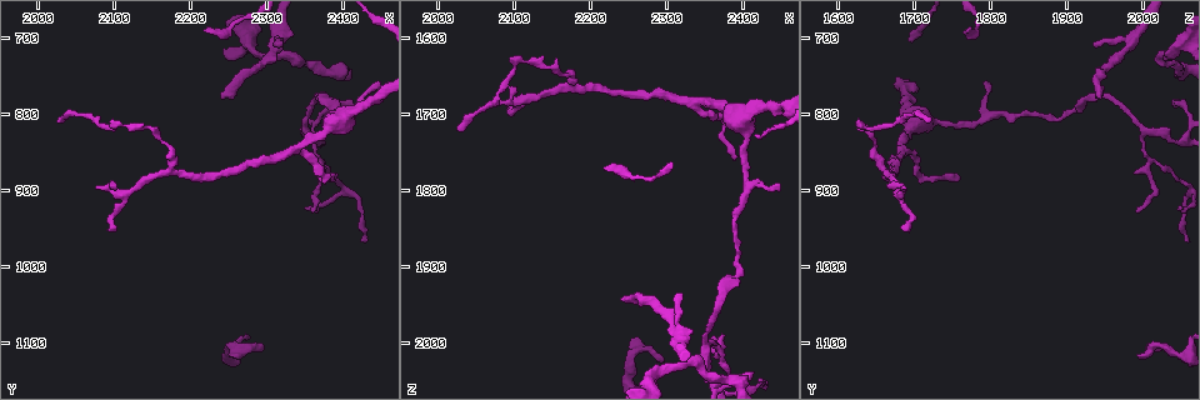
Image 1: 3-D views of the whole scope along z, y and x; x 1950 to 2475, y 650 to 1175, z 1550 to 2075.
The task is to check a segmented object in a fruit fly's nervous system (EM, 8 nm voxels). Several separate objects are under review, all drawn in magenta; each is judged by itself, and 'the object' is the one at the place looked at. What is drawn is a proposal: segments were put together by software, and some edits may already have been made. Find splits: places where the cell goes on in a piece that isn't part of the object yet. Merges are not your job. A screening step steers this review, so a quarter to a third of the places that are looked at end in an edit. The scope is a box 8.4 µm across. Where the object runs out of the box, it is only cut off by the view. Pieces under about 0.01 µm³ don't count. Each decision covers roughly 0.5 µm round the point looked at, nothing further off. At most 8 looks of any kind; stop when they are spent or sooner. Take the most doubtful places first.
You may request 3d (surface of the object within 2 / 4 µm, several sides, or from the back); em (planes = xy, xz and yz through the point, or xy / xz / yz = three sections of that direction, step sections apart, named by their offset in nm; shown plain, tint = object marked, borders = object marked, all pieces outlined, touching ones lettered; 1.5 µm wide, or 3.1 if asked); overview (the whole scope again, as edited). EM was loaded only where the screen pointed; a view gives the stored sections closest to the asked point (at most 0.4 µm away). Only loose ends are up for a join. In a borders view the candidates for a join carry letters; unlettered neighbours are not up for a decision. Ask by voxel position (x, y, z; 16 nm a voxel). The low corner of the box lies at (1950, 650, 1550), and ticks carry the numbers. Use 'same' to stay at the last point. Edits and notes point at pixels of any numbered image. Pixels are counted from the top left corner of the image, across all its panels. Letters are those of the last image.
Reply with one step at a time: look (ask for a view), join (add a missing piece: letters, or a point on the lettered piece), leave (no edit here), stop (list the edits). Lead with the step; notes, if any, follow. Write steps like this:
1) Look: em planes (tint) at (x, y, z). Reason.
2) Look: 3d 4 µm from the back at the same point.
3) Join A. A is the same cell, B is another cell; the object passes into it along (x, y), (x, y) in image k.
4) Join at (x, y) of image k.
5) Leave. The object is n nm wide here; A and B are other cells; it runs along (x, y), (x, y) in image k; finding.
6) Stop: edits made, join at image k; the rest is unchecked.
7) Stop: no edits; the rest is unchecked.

Look: 3d 4 µm at (2240, 775, 1940). An open end.

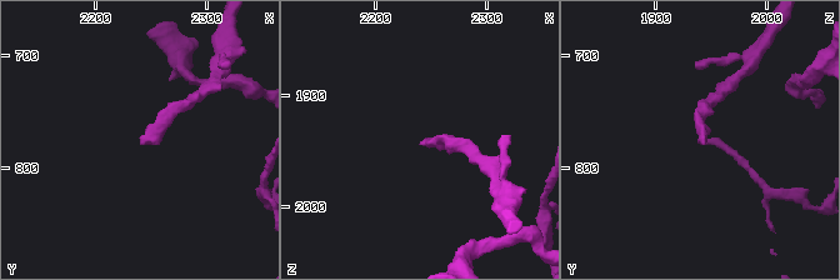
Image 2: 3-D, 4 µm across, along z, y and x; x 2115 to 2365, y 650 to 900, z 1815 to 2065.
Look: em planes (borders) at (2242, 780, 1946).

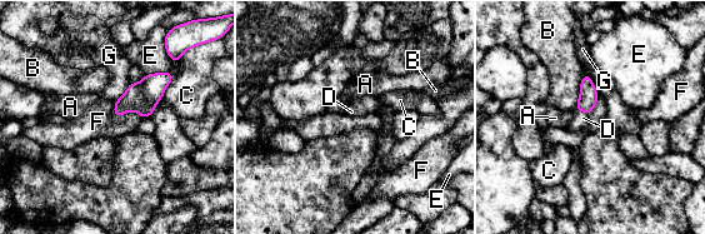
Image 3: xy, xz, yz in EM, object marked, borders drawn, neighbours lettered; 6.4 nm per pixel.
Join D. The object is 110 nm wide here; D is the same cell, A, B, C, E, F and G are other cells; the object passes into it along (589, 95), (581, 110), (580, 120) in image 3; it goes on there.

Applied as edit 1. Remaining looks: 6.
Look: overview.

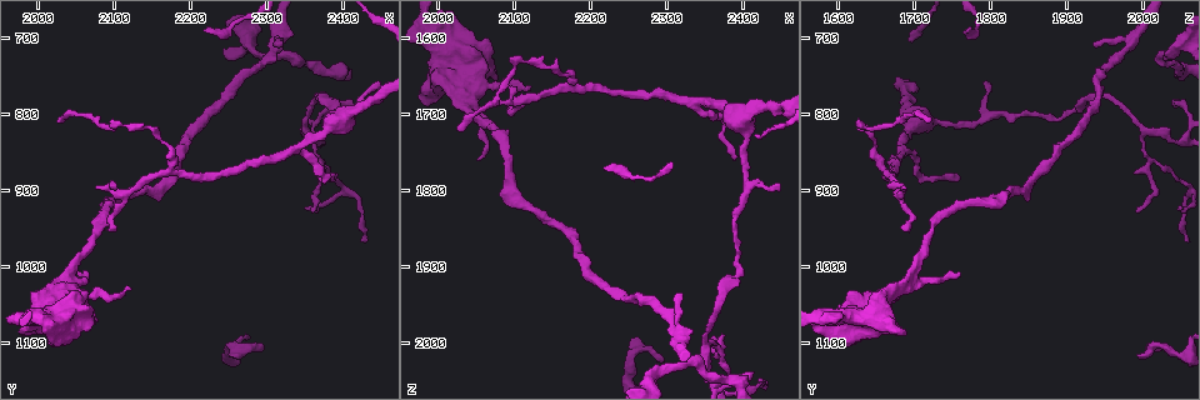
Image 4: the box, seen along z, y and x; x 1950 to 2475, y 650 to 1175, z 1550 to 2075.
Look: 3d 2 µm at (1985, 1085, 1690). Free end.

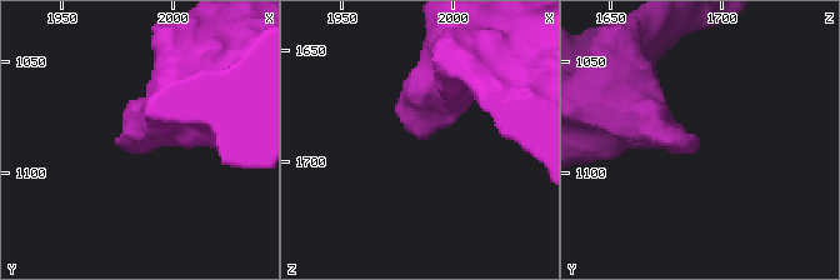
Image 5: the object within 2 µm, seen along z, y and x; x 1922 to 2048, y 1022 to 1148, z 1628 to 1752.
Look: em planes (borders) at (1985, 1087, 1689). Now the EM.

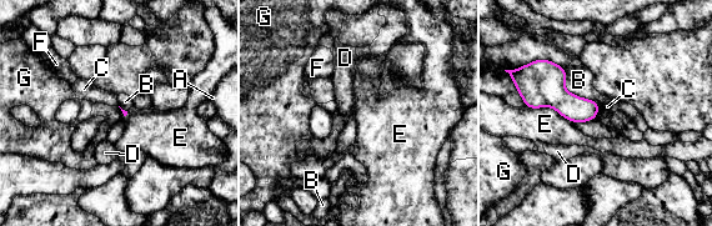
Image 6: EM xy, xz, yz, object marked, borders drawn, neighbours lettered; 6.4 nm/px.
Leave. A, B, C, D, E, F and G are other cells; a border runs along (600, 106), (595, 119) in image 6; no lettered piece goes on from it.

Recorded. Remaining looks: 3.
Look: 3d 2 µm at (2395, 880, 1760). An open end.

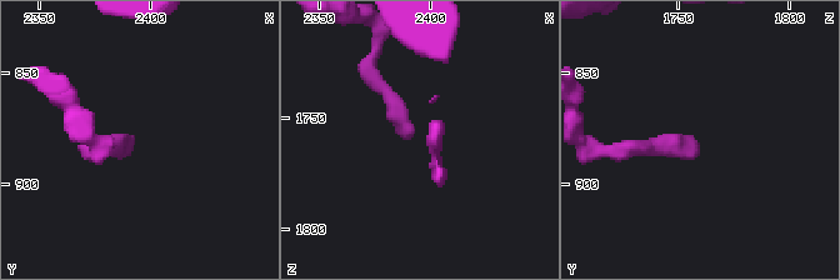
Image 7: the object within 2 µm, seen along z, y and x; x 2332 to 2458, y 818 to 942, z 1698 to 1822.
Look: em planes (borders) at (2392, 878, 1755). Shape alone is not enough.

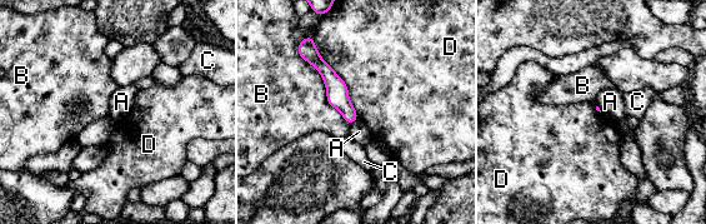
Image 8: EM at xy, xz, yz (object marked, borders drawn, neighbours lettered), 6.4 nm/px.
Leave. A, B, C and D are other cells; none of them fits.

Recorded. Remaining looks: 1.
Stop: edits made, join at image 3; the rest is unchecked.

